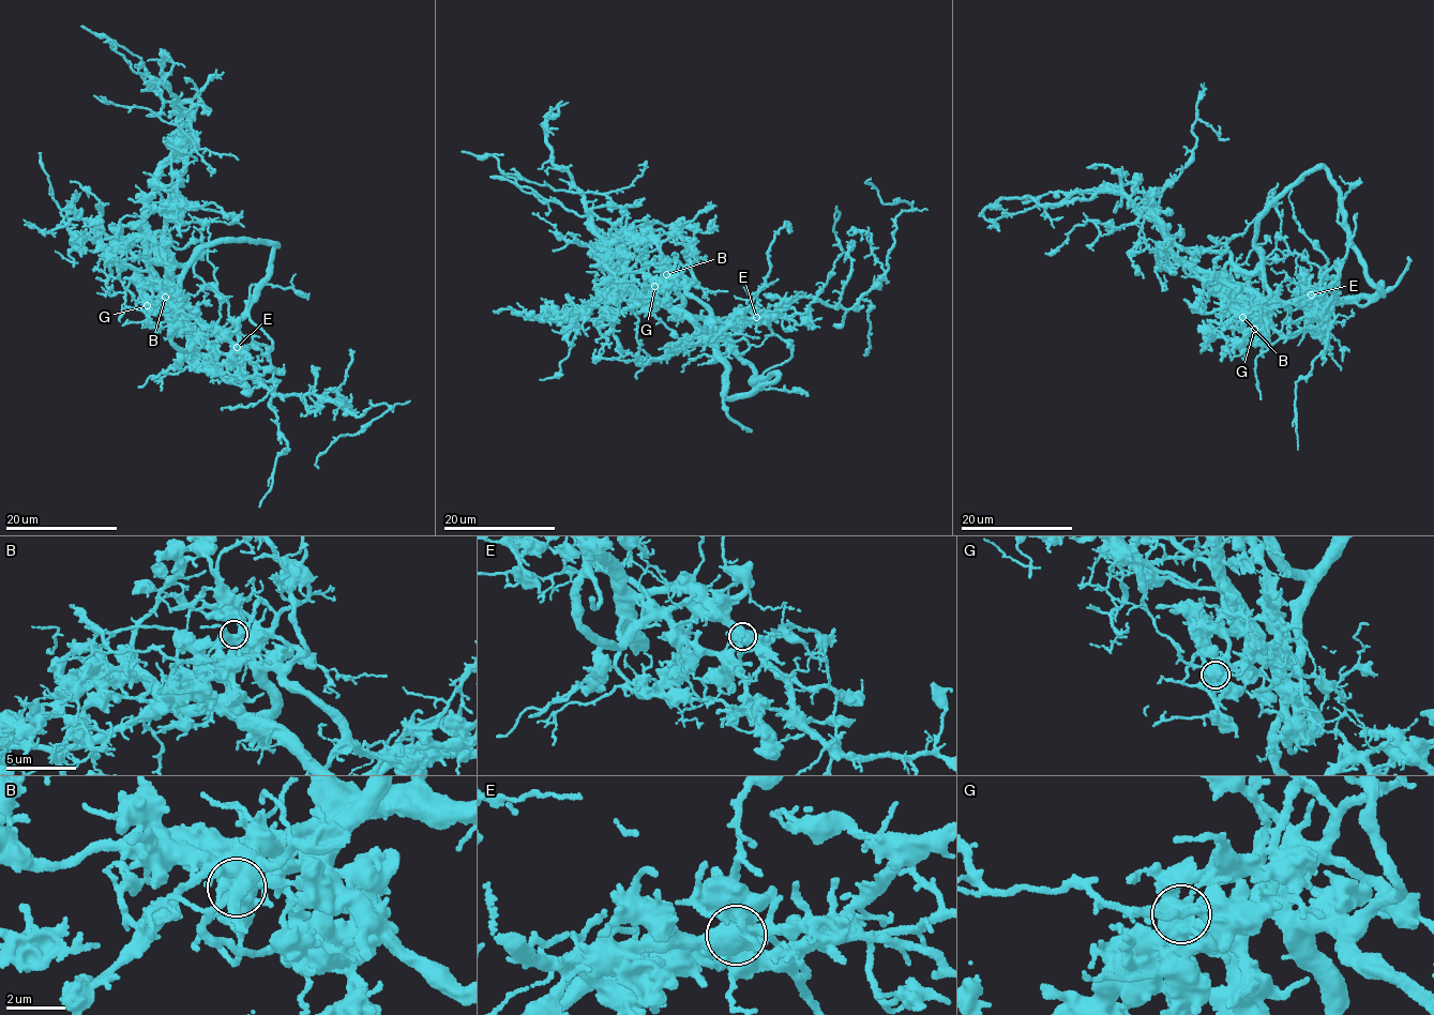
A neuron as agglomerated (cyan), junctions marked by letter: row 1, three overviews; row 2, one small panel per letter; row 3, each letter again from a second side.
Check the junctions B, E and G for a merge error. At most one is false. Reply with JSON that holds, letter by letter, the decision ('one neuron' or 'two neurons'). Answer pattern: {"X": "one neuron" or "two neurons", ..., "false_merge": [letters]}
{"B": "one neuron", "E": "one neuron", "G": "one neuron", "false_merge": []}

